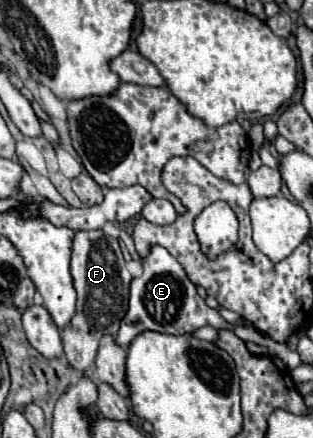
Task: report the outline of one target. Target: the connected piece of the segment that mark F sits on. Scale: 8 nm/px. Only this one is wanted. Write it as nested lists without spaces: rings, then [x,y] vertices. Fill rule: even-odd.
[[[80,230],[74,236],[72,248],[72,278],[78,292],[76,316],[62,330],[64,354],[70,366],[80,370],[84,376],[92,376],[94,372],[94,356],[98,350],[98,342],[104,334],[116,334],[120,322],[128,310],[128,294],[132,276],[126,270],[126,260],[120,250],[118,238],[106,236],[102,230]]]

